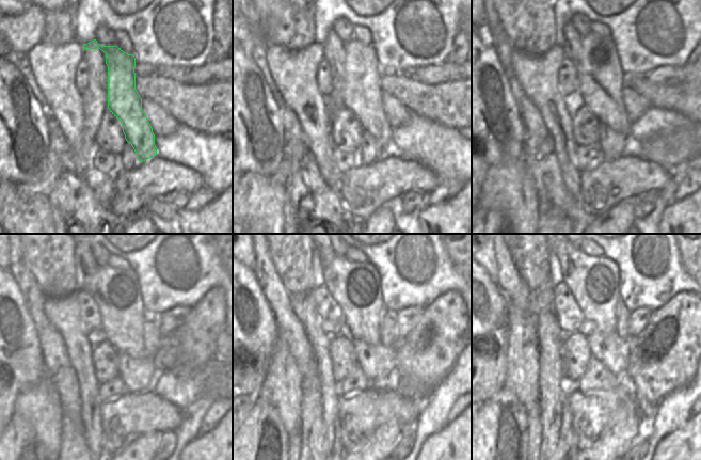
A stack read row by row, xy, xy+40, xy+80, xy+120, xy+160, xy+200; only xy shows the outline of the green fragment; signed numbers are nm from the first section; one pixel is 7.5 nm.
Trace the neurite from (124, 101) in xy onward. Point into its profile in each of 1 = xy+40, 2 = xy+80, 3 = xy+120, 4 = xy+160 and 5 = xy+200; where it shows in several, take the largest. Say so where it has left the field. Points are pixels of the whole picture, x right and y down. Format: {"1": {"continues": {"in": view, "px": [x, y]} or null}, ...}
{"1": {"continues": {"in": "xy+40", "px": [362, 93]}}, "2": {"continues": {"in": "xy+80", "px": [601, 78]}}, "3": {"continues": {"in": "xy+120", "px": [116, 291]}}, "4": {"continues": {"in": "xy+160", "px": [355, 286]}}, "5": {"continues": {"in": "xy+200", "px": [594, 282]}}}

